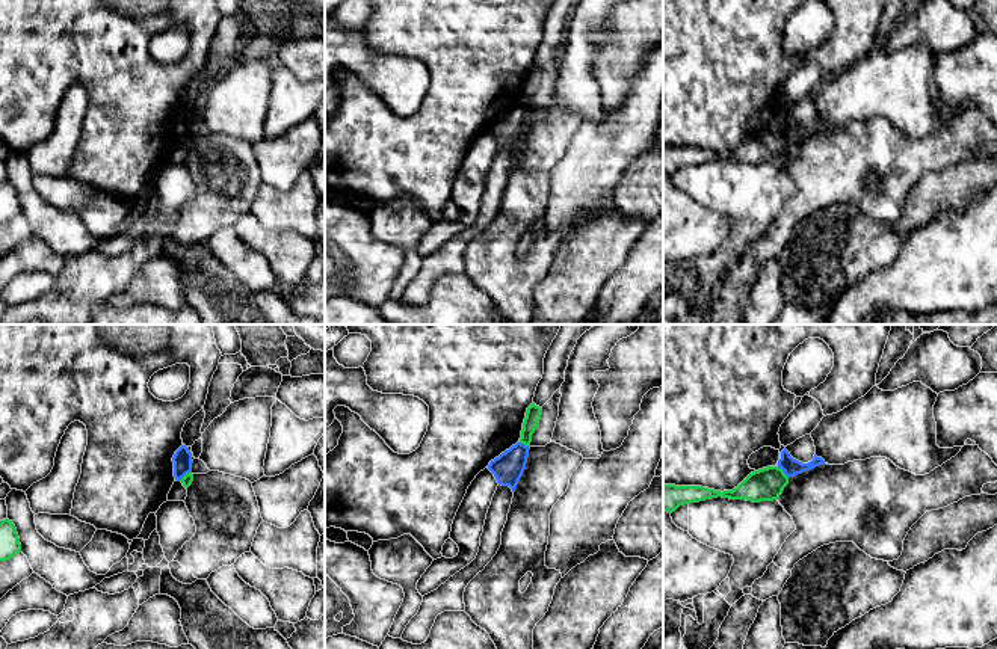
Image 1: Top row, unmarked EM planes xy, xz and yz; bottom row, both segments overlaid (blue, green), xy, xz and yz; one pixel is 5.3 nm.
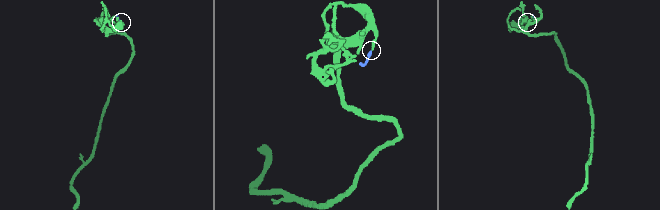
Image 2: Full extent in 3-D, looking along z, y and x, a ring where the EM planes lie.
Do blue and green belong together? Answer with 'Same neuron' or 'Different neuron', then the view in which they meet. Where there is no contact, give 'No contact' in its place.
Different neuron. Touches blue in yz

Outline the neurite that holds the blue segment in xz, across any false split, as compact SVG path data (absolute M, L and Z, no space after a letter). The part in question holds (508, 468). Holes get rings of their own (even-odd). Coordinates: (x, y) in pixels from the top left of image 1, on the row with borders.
M517 442L509 450L489 462L488 469L502 486L509 486L515 492L517 484L526 469L530 447Z

